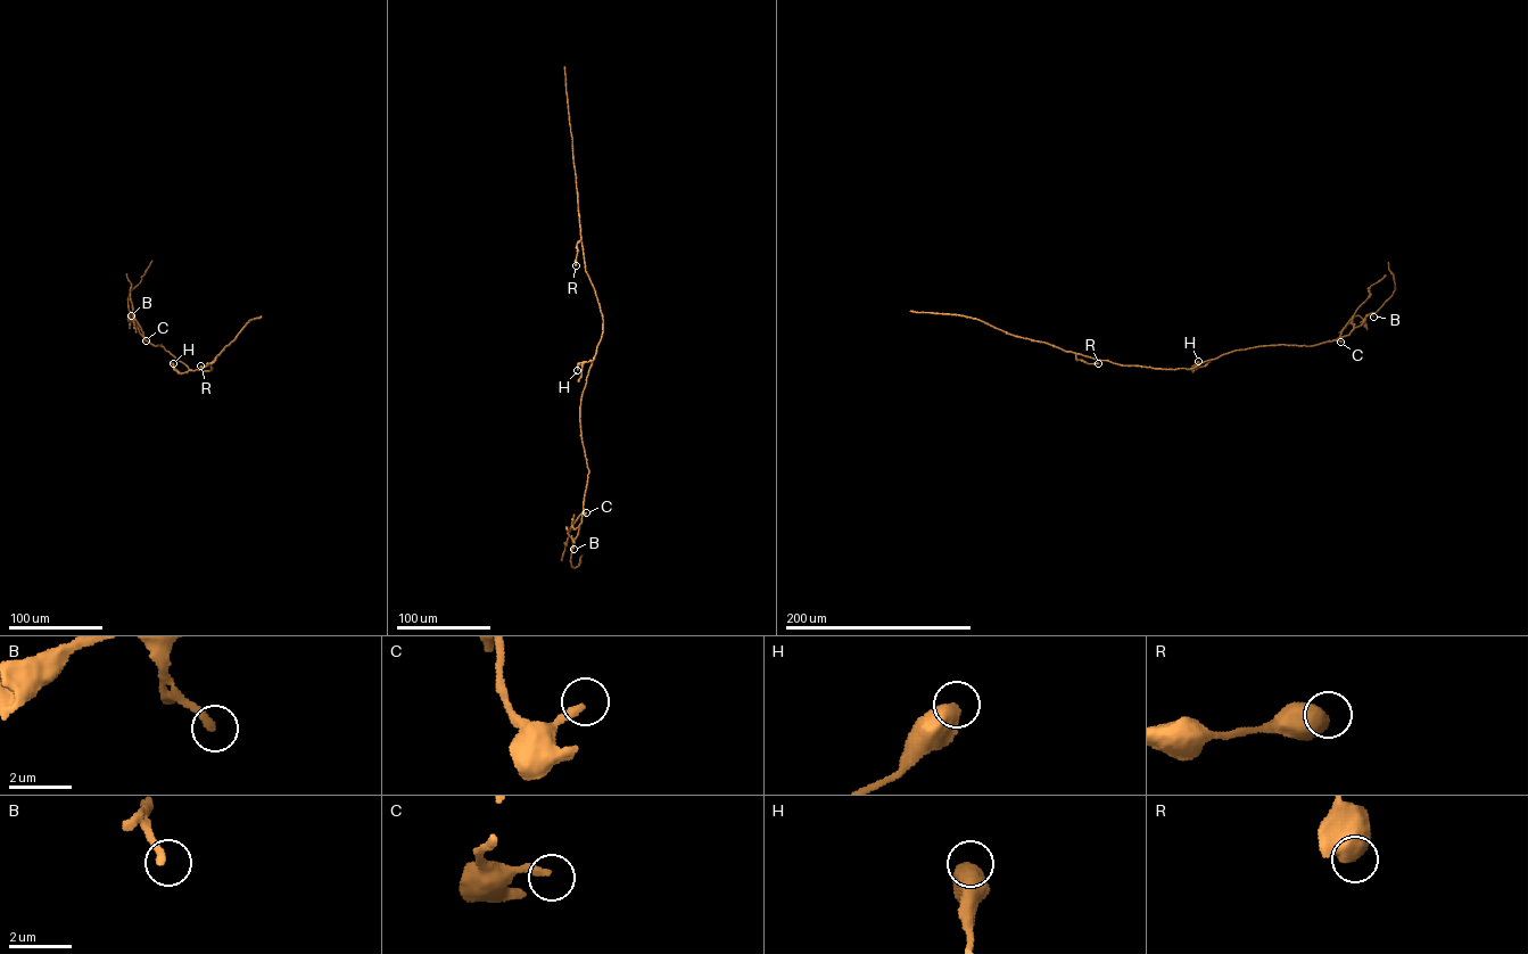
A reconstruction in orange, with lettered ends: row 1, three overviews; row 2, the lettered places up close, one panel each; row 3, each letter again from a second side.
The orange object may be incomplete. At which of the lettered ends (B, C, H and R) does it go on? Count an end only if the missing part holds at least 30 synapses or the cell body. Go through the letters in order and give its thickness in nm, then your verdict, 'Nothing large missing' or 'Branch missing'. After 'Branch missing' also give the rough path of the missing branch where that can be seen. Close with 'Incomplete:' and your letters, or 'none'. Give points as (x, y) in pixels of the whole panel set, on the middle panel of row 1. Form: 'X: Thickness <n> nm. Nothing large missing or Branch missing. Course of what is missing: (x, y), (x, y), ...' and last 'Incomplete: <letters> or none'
B: Thickness 260 nm. Nothing large missing
C: Thickness 240 nm. Nothing large missing
H: Thickness 600 nm. Nothing large missing
R: Thickness 700 nm. Nothing large missing
Incomplete: none

